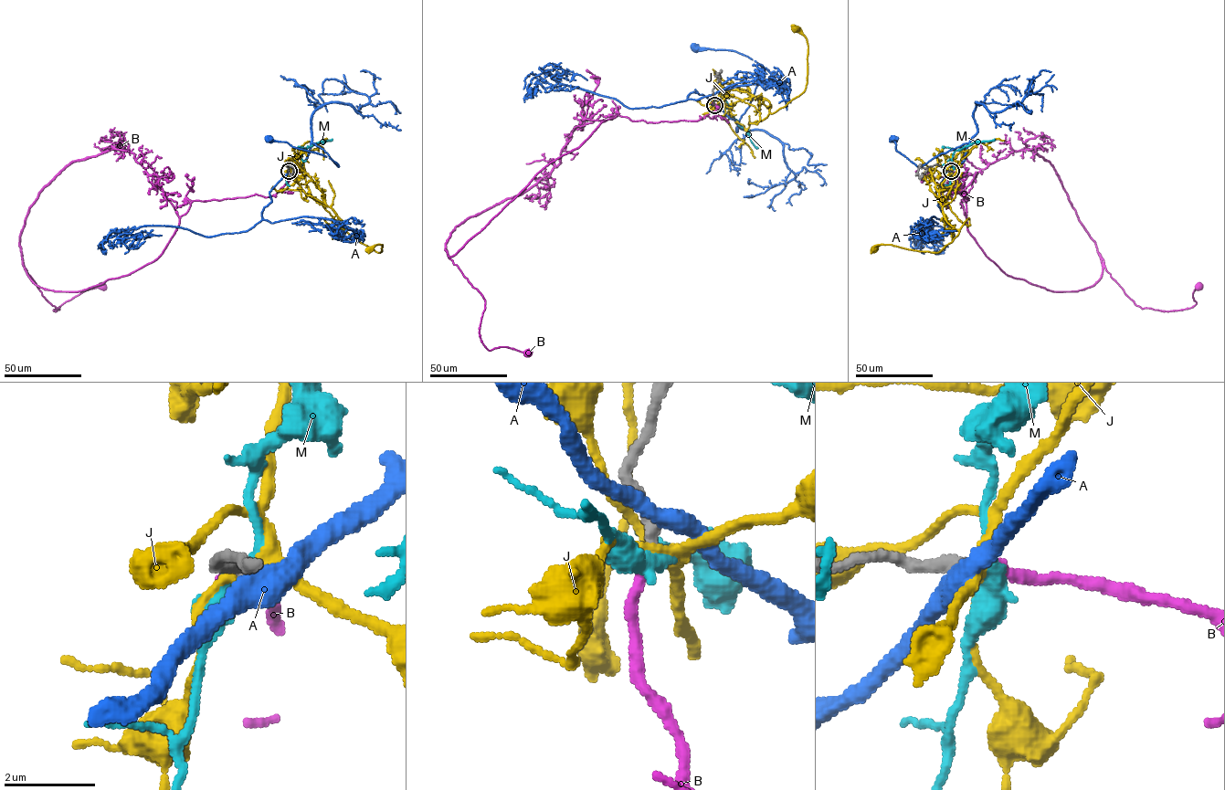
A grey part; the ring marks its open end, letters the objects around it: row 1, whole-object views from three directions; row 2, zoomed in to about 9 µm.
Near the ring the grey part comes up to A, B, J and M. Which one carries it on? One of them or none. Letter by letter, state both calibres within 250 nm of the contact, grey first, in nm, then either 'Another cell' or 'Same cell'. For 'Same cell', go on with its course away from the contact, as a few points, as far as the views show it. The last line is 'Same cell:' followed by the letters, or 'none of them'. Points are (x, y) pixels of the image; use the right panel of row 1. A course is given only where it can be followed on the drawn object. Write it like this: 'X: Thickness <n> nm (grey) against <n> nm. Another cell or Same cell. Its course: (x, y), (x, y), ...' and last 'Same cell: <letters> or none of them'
A: Thickness 360 nm (grey) against 440 nm. Another cell
B: Thickness 320 nm (grey) against 260 nm. Same cell. Its course: (951, 171), (967, 229), (1006, 275), (1077, 291), (1102, 258), (1136, 305), (1159, 310), (1191, 308), (1200, 286)
J: Thickness 320 nm (grey) against 220 nm. Another cell
M: Thickness 320 nm (grey) against 360 nm. Another cell
Same cell: B

